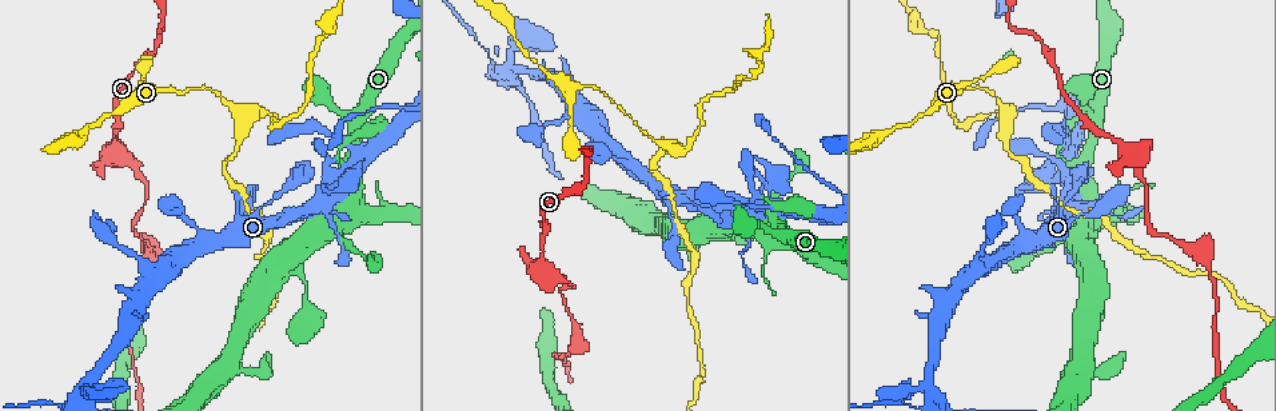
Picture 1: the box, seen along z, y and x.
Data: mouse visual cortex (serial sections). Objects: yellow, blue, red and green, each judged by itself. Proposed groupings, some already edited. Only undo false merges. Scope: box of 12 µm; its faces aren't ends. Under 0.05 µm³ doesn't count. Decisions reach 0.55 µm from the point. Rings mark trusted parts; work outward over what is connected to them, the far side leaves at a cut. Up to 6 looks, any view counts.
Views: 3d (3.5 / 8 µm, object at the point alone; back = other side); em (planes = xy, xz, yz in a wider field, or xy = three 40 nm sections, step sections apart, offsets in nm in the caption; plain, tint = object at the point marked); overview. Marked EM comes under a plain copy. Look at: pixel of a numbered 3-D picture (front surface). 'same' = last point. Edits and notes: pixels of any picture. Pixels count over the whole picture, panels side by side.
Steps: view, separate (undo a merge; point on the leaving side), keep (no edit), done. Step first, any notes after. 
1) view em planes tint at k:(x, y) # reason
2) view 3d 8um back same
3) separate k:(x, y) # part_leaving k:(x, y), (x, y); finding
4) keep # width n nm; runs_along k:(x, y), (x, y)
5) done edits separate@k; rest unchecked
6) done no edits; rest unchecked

view 3d 3.5um at 1:(242, 117) # abrupt turn

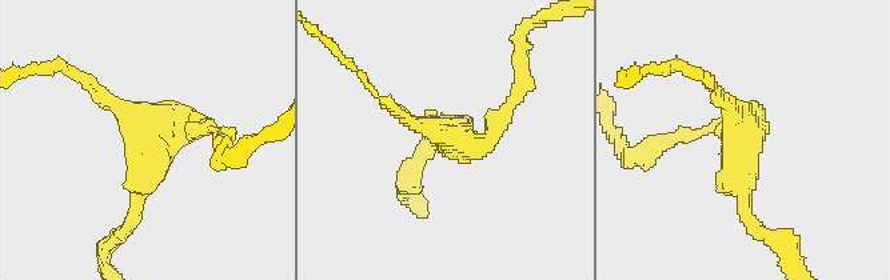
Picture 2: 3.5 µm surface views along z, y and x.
view em xy step 2 tint at 2:(741, 140) # arms 3; arm_widths 150, 200, 200 nm

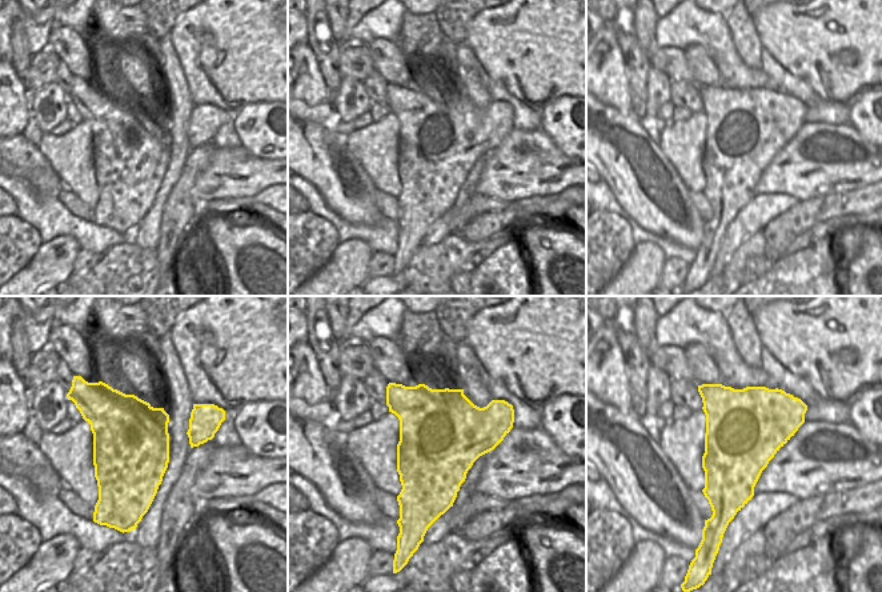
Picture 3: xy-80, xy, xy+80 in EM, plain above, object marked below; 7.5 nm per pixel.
keep # runs_along 2:(87, 78), (148, 139), (132, 220); one cell here

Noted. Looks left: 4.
view 3d 3.5um at 1:(929, 112) # sudden change in width

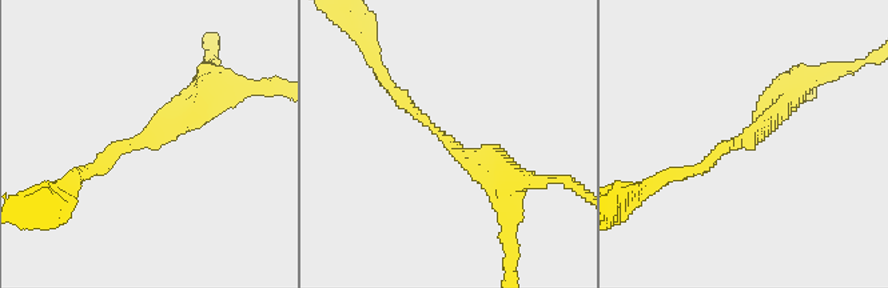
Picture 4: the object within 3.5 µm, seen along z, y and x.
view em xy step 5 tint at 4:(451, 142) # arm_widths 150, 350 nm

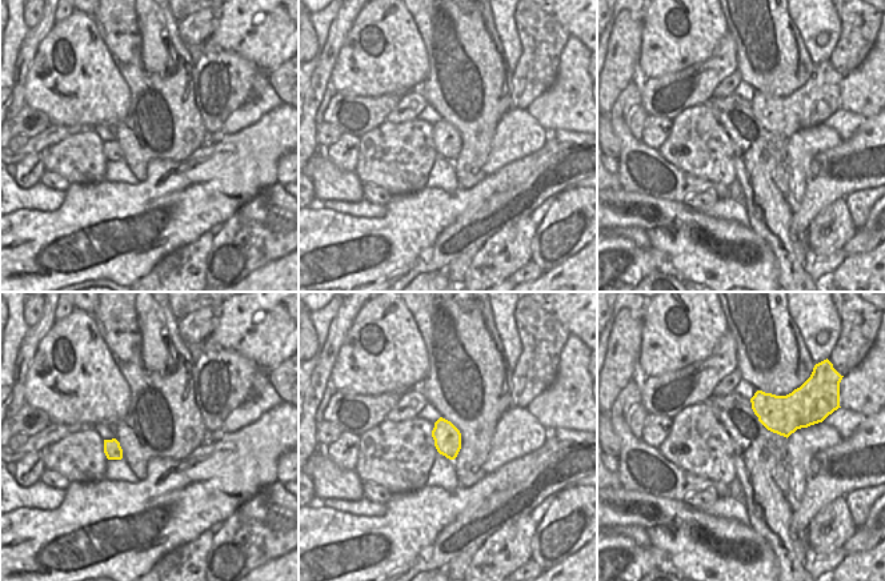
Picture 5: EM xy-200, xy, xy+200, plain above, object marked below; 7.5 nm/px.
keep # runs_along 4:(514, 180), (457, 150), (387, 84); all the same cell

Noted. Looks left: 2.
view 3d 3.5um at 1:(542, 267) # sudden change in width

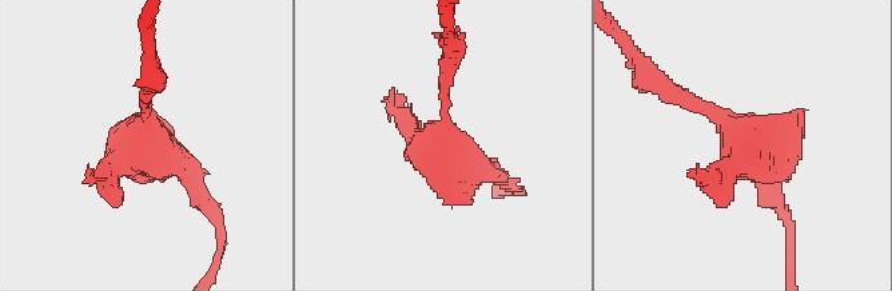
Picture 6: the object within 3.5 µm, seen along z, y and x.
view em xy step 2 tint at 6:(745, 141)

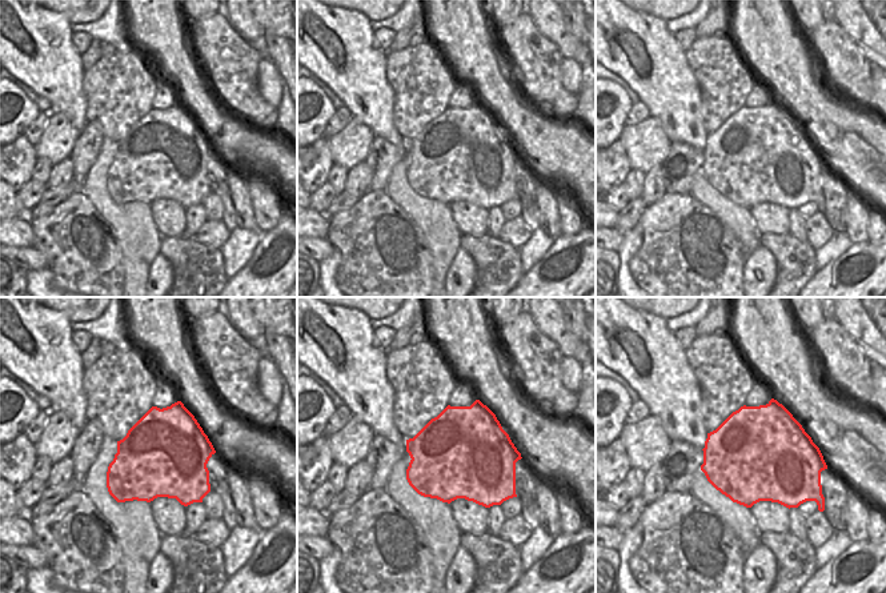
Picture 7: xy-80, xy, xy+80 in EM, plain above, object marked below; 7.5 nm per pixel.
keep # width 700 nm; runs_along 6:(695, 106), (769, 159), (787, 216); all the same cell

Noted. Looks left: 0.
done no edits; rest unchecked

